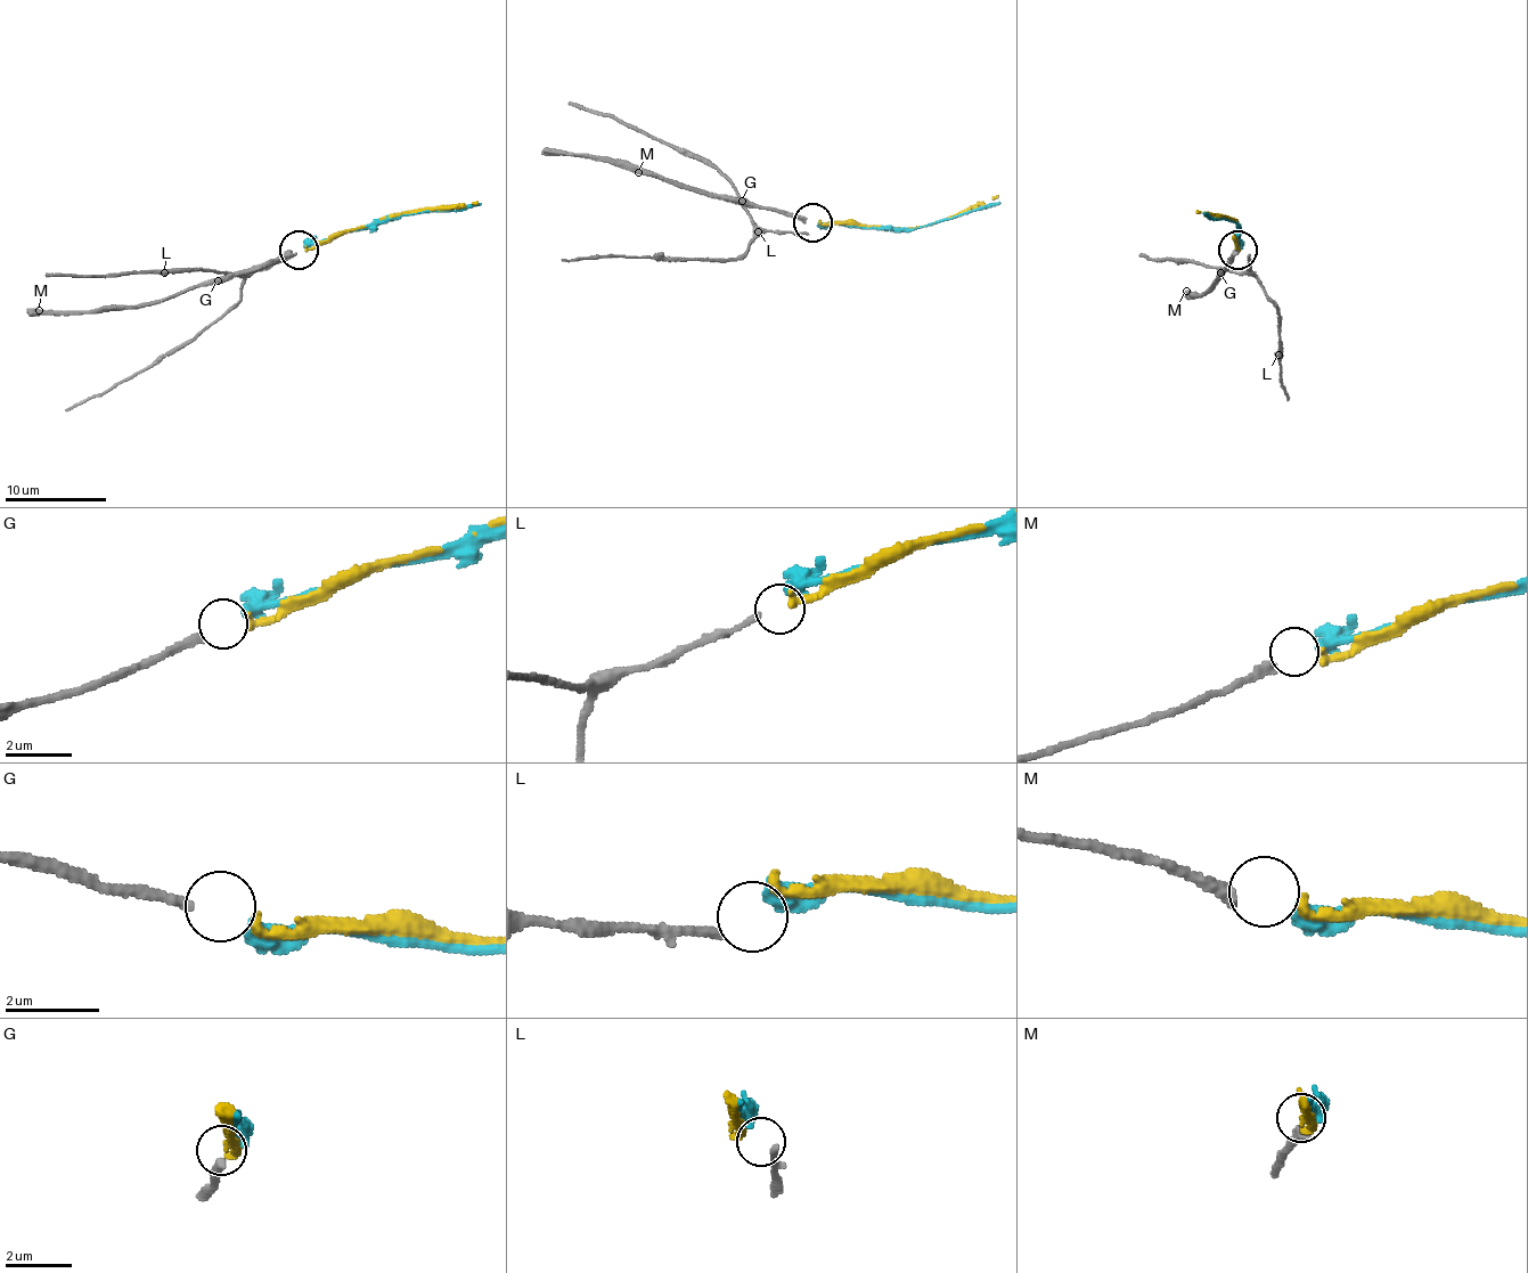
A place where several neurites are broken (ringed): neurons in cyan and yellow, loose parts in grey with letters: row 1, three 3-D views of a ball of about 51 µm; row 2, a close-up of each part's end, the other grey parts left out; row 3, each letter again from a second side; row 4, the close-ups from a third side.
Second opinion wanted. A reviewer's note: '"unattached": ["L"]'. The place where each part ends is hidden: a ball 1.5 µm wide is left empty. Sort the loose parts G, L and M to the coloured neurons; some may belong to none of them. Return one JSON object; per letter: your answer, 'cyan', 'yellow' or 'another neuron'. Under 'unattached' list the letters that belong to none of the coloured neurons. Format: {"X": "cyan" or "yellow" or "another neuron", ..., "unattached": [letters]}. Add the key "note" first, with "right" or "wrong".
{"note": "right", "G": "yellow", "L": "another neuron", "M": "cyan", "unattached": ["L"]}

